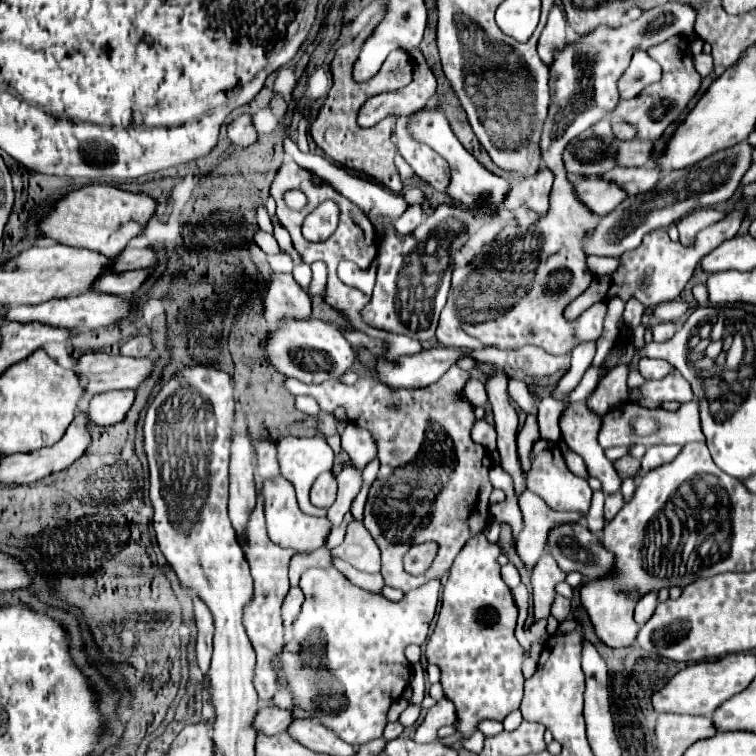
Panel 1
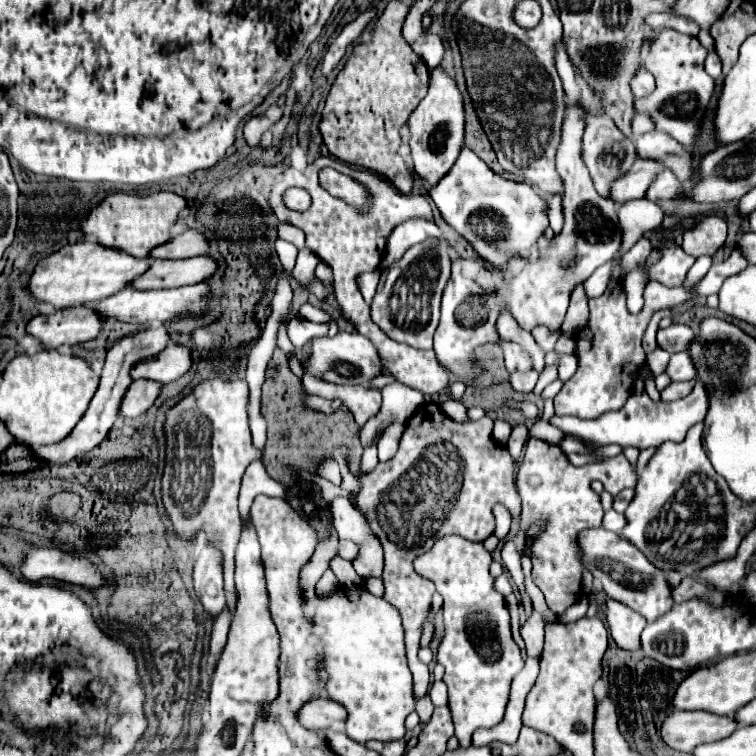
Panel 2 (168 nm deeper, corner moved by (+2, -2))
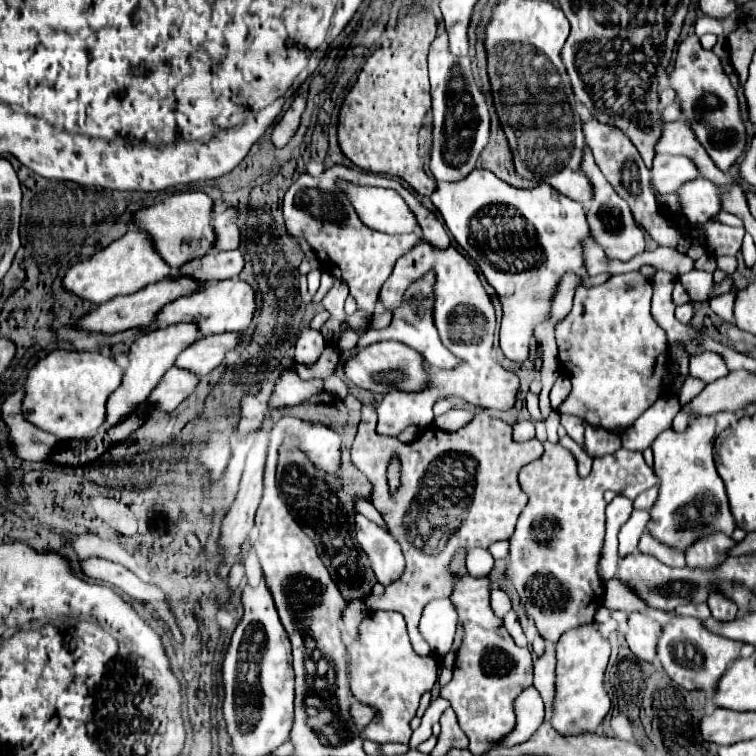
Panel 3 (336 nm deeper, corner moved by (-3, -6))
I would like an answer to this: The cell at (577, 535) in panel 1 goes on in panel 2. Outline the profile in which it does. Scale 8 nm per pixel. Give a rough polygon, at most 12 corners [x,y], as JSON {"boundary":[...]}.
{"boundary":[[604,528],[578,534],[584,568],[652,622],[670,610],[664,572]]}

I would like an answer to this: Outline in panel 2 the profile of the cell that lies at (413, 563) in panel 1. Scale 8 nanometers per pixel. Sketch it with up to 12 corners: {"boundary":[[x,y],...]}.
{"boundary":[[444,536],[414,570],[444,598],[460,746],[504,720],[524,668],[484,544]]}

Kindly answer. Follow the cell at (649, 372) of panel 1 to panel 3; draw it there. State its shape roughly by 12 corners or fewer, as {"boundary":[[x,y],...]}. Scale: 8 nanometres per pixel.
{"boundary":[[717,352],[693,356],[691,376],[713,382],[729,374]]}

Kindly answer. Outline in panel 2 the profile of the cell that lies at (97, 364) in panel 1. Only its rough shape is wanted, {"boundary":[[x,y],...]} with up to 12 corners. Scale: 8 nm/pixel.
{"boundary":[[168,346],[138,362],[132,380],[168,384],[190,370],[190,350]]}

